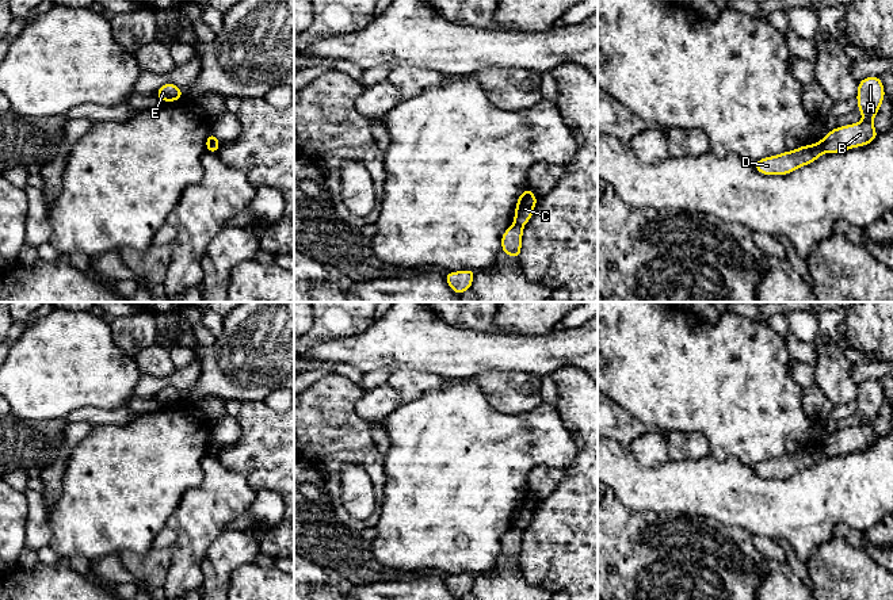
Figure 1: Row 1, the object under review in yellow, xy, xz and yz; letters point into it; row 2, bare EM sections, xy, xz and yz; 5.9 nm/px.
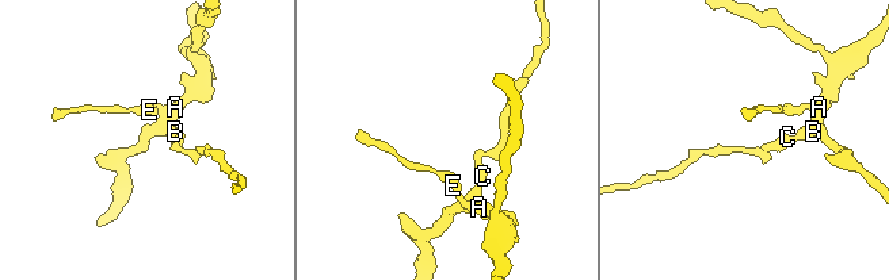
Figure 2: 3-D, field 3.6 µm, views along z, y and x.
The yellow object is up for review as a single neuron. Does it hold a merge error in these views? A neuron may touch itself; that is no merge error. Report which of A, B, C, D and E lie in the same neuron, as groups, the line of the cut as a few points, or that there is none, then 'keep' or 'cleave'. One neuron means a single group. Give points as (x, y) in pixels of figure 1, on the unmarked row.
groups A B E / C D; cut yz (820, 444), (824, 455); cleave

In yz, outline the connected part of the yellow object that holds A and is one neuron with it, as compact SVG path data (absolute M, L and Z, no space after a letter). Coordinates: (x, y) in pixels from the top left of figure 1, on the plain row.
M869 379L859 385L856 405L863 423L859 427L836 431L827 436L821 443L824 456L839 456L871 447L878 440L873 423L884 402L884 386L878 379Z

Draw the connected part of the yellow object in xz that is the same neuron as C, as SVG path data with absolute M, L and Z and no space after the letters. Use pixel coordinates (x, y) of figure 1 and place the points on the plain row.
M526 490L523 497L516 504L514 527L515 528L526 528L531 520L534 511L538 505L538 501L533 497L533 494Z

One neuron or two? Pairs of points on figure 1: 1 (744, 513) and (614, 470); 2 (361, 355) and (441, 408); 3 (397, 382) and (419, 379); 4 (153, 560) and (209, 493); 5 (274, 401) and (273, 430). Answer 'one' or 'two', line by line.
1: one
2: two
3: one
4: two
5: two

